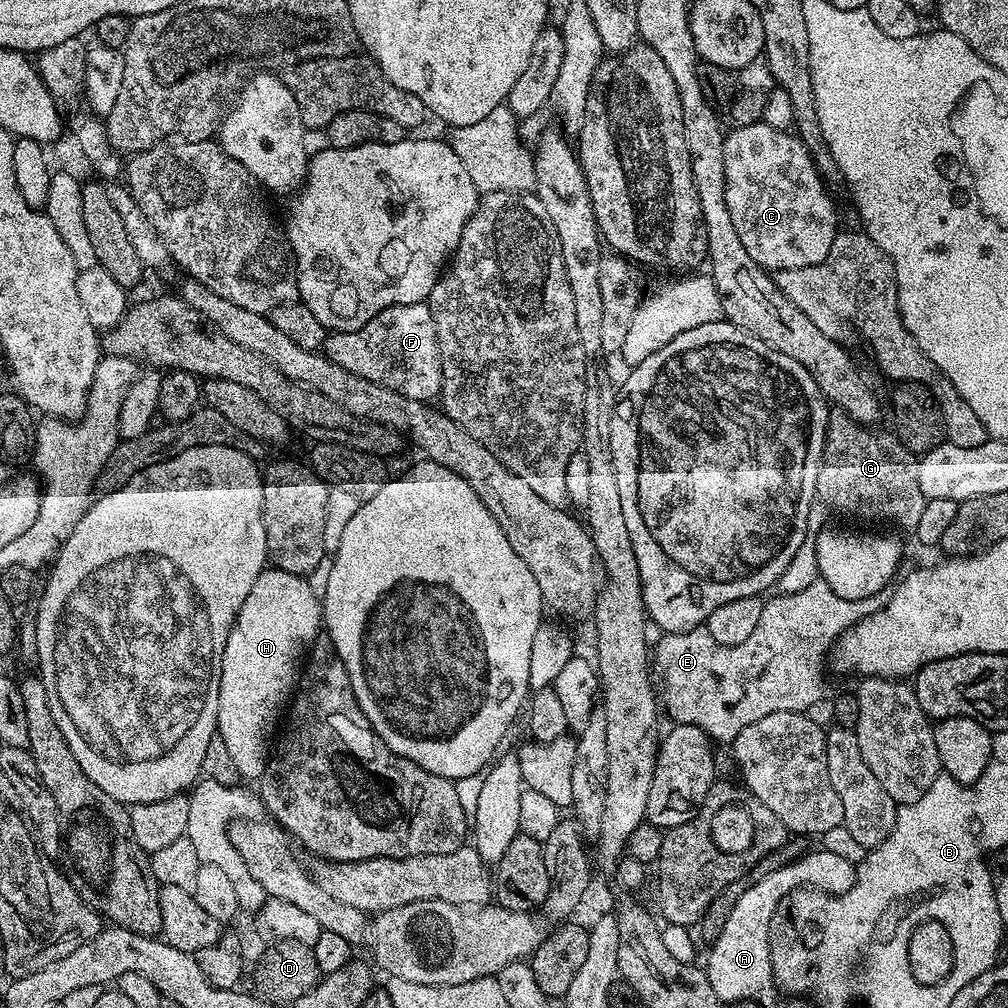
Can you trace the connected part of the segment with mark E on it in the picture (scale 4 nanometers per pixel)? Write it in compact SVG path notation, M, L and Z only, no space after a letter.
M817 578L814 582L810 582L810 586L806 586L806 590L798 590L798 594L786 594L785 596L776 594L773 595L773 600L770 599L765 603L764 609L762 610L762 619L758 622L758 627L755 628L754 634L750 634L750 638L746 638L746 642L742 642L738 646L734 646L733 648L727 648L726 646L722 646L718 642L714 642L714 638L710 638L710 630L706 626L701 626L699 628L695 628L694 630L690 630L689 632L669 632L667 634L661 635L659 638L660 641L655 641L654 644L654 676L658 681L658 696L662 701L663 707L664 704L668 707L668 712L673 717L671 718L675 723L678 724L693 724L694 726L698 726L705 732L705 734L711 738L713 741L719 742L719 740L725 740L725 742L731 742L735 740L736 735L742 730L746 730L746 726L750 726L750 722L758 722L758 718L766 718L766 714L778 714L779 712L803 712L807 713L808 708L812 708L816 703L819 702L820 699L824 696L824 660L829 659L830 653L832 651L832 645L835 644L838 637L842 635L850 626L854 626L859 620L861 620L864 616L870 616L873 612L876 611L878 604L875 599L871 600L847 600L846 598L838 598L838 594L834 594L834 590L830 590L830 586L826 586L826 582Z

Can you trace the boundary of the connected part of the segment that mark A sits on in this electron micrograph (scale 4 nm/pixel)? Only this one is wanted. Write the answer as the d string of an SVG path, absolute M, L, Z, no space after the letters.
M809 850L792 864L782 866L762 882L754 882L738 902L734 902L734 910L730 910L730 918L726 918L726 926L722 926L722 934L711 941L708 952L708 981L714 986L714 994L723 1000L725 1005L733 1006L740 1000L755 1000L767 1006L774 993L772 978L772 915L782 902L796 888L805 886L834 896L841 896L850 886L856 884L856 864L848 861L840 852L815 852Z

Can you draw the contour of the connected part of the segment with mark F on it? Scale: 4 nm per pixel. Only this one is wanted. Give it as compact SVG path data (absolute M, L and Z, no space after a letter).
M427 303L390 306L358 330L332 332L322 351L342 370L378 382L411 400L432 402L440 395L442 362L434 318Z

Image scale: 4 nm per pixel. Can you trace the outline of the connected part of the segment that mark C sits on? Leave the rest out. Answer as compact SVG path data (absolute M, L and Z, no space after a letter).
M765 122L732 128L724 138L724 157L726 210L730 210L730 222L734 230L738 230L738 238L742 238L742 246L746 246L746 254L750 254L760 268L775 274L821 264L832 255L832 243L838 231L836 204L824 185L825 177L816 167L815 155L799 136Z

